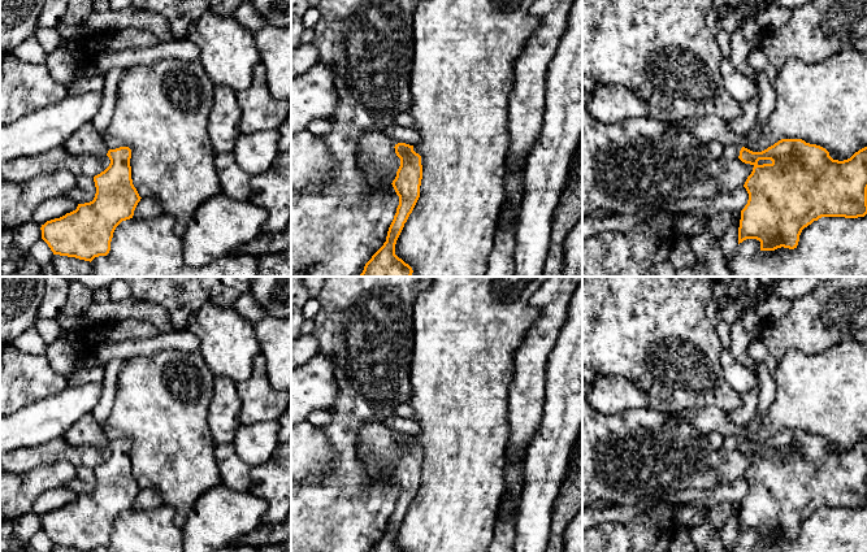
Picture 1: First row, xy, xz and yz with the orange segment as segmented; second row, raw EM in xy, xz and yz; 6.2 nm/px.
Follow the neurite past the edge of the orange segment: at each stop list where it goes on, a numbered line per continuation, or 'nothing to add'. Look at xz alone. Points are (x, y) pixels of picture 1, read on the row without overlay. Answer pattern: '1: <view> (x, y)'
1: xz (376, 446)

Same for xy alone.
1: xy (86, 431)

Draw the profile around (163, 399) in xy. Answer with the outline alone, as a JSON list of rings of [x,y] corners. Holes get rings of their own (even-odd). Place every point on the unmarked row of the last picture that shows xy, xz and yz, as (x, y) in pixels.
[[[157,351],[125,360],[118,374],[116,399],[103,430],[109,440],[131,440],[131,470],[142,490],[156,490],[174,509],[174,525],[182,529],[200,495],[222,479],[208,426],[216,377],[198,351]]]

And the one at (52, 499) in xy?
[[[69,487],[52,488],[38,496],[32,505],[32,512],[44,516],[47,512],[60,509],[75,501],[78,495]]]

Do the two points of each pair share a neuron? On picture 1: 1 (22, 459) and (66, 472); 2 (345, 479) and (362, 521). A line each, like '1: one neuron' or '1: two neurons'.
1: two neurons
2: one neuron

